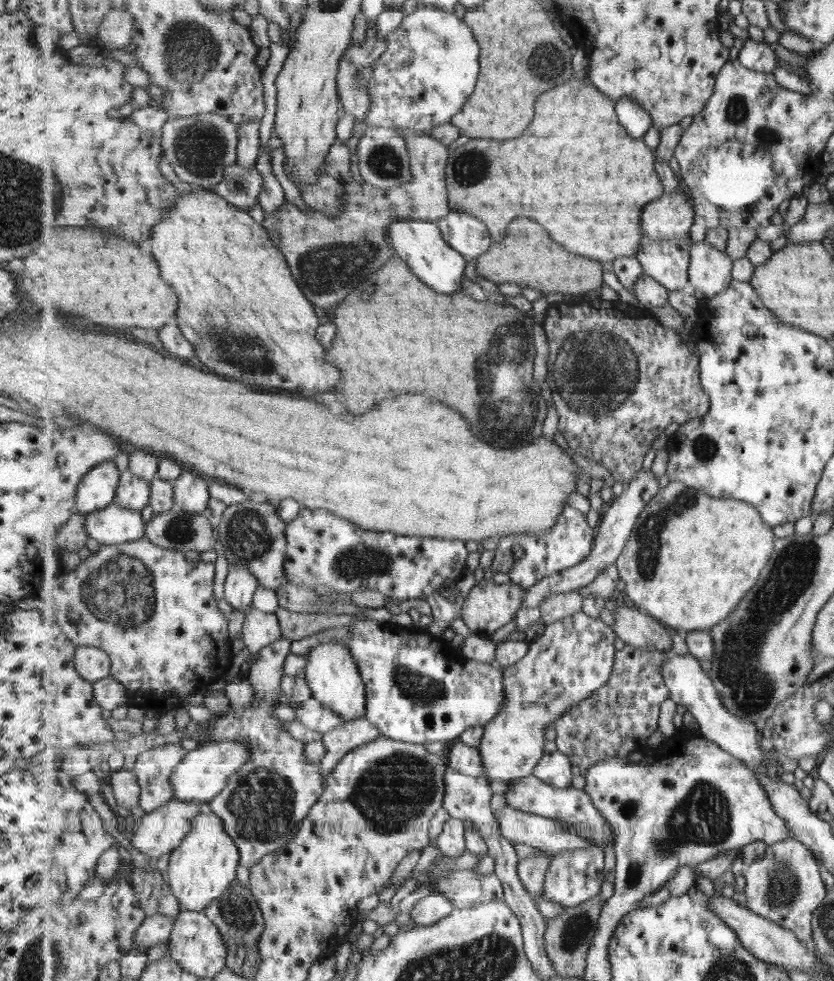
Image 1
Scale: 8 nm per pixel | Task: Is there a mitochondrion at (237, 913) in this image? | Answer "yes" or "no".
yes

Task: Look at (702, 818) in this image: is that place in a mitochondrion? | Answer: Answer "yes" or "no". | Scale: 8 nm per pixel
yes

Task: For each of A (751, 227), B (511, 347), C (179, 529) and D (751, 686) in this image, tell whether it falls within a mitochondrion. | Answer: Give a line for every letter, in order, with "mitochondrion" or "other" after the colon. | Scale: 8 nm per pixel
A: other
B: mitochondrion
C: mitochondrion
D: mitochondrion

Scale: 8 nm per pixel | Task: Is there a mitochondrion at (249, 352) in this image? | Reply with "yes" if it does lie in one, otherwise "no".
yes

